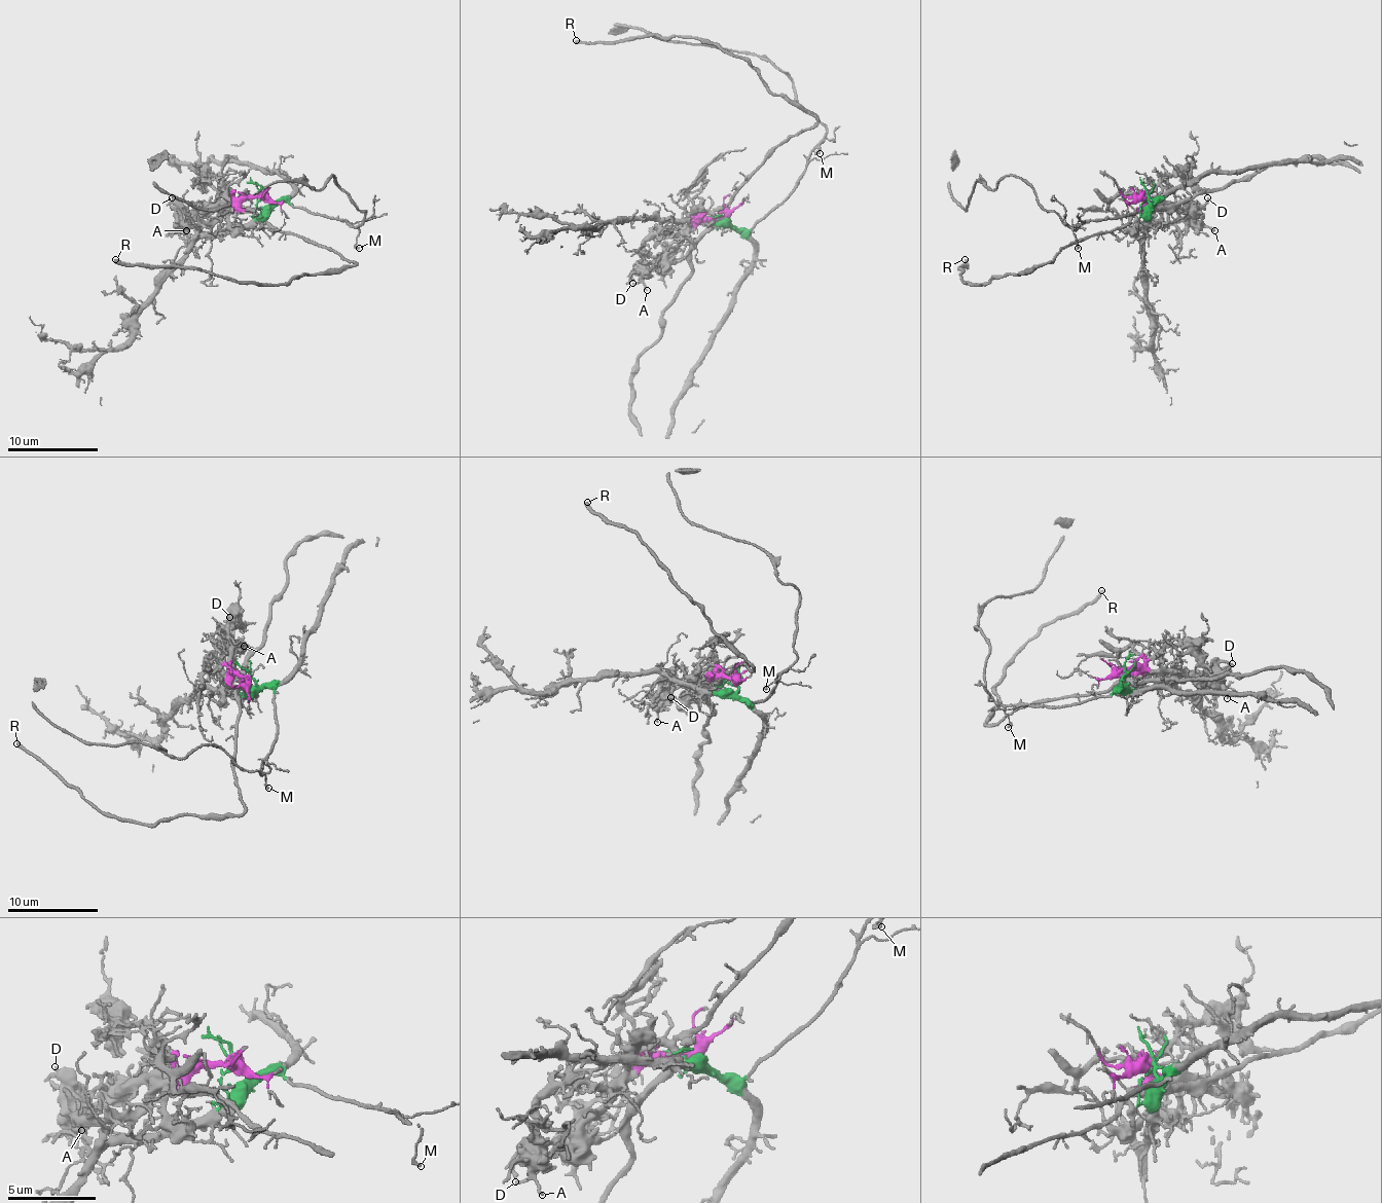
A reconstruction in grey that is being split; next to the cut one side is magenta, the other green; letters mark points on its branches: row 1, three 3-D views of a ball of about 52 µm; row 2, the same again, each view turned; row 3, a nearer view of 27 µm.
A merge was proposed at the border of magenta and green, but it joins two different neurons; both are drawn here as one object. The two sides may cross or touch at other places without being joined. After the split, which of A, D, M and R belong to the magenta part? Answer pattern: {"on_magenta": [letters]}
{"on_magenta": ["A", "D", "R"]}

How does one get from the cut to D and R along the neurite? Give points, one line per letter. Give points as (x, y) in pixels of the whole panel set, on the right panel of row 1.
D: (1147, 194), (1144, 196), (1154, 204), (1174, 204), (1186, 215), (1199, 211), (1208, 196)
R: (1147, 194), (1122, 226), (1068, 245), (1052, 260), (1020, 274), (993, 276), (975, 285), (961, 278), (964, 260)

